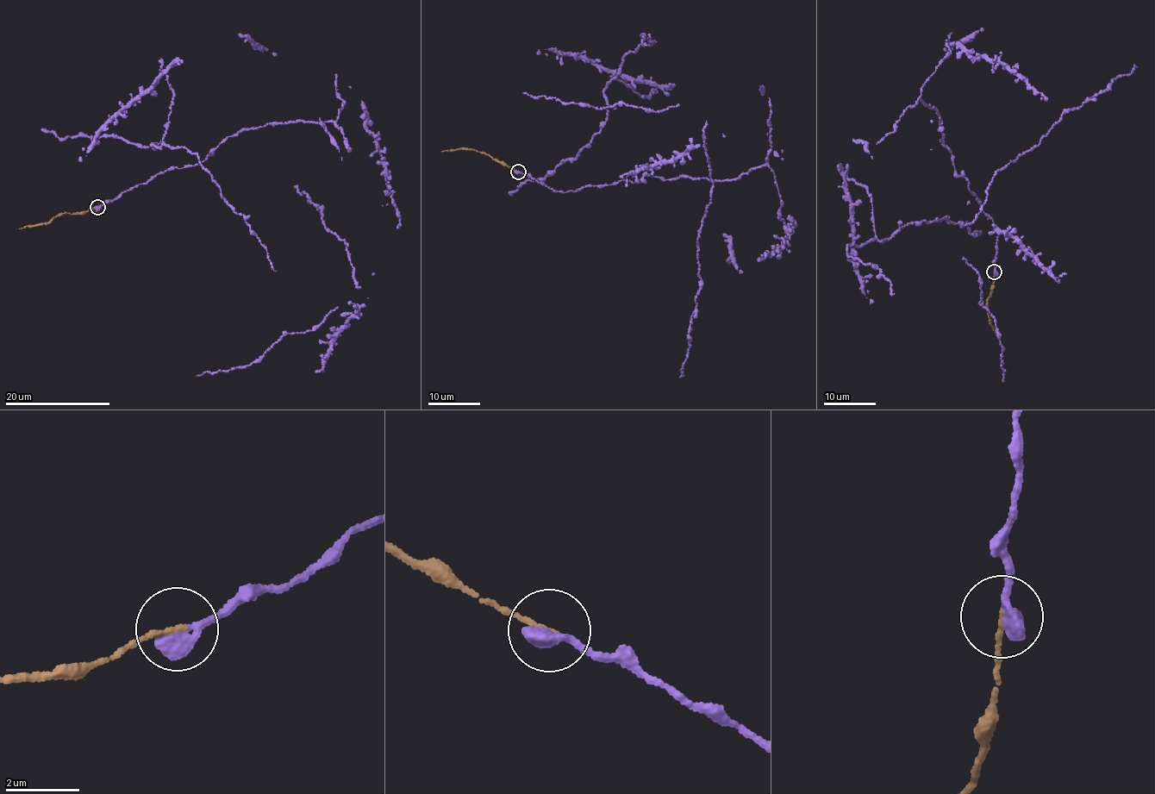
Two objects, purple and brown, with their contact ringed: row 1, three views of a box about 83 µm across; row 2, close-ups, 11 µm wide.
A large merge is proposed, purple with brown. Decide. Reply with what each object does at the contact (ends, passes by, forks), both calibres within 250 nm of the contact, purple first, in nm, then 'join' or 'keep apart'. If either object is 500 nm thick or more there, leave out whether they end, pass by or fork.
500/150 nm | join

